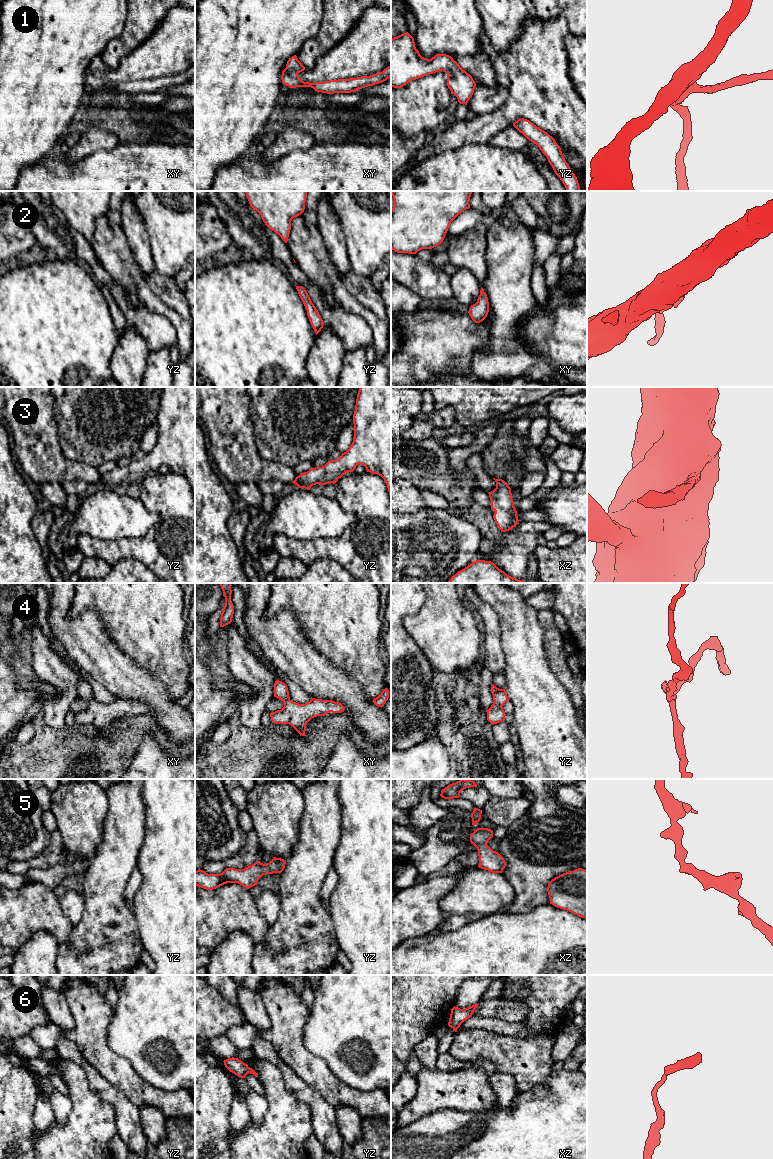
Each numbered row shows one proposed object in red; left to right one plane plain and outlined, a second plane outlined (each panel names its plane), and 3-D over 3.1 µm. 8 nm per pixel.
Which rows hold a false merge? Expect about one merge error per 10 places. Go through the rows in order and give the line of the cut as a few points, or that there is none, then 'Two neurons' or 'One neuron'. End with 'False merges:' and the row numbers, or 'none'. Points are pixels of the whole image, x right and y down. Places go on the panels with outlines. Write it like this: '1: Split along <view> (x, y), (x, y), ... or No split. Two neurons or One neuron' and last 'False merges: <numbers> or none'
1: No split. One neuron
2: No split. One neuron
3: No split. One neuron
4: No split. One neuron
5: No split. One neuron
6: No split. One neuron
False merges: none

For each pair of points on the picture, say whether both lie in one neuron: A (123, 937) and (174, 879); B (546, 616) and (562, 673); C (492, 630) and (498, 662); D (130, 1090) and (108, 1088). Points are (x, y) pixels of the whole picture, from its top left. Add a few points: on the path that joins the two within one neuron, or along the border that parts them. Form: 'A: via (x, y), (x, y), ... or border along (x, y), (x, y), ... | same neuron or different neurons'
A: border along (132, 912), (136, 918), (142, 944) | different neurons
B: via (550, 630), (557, 659) | same neuron
C: via (492, 638), (494, 654) | same neuron
D: border along (101, 1075), (137, 1105) | different neurons

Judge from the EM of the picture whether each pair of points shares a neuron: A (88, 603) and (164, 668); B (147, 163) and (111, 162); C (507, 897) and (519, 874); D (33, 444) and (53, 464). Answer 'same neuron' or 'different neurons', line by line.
A: same neuron
B: same neuron
C: different neurons
D: same neuron

